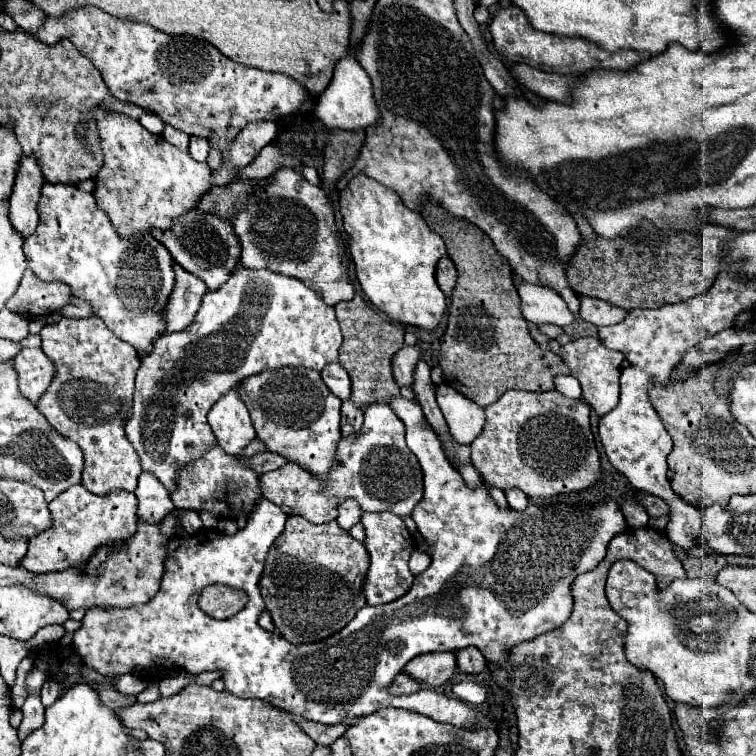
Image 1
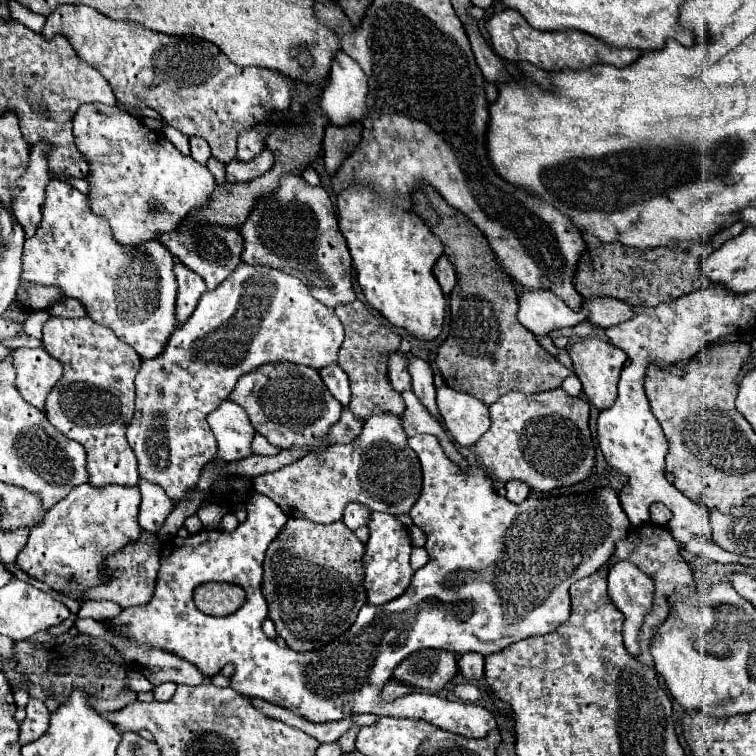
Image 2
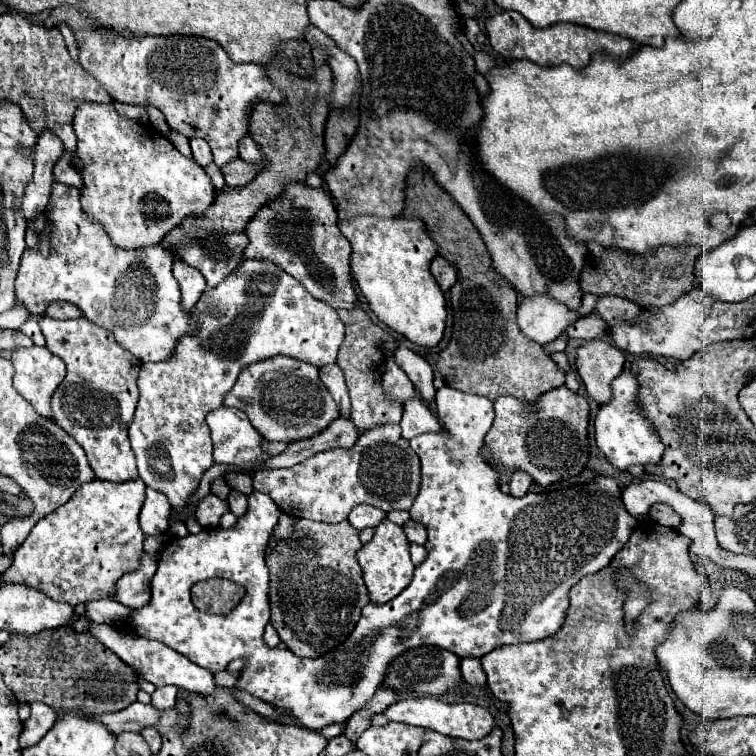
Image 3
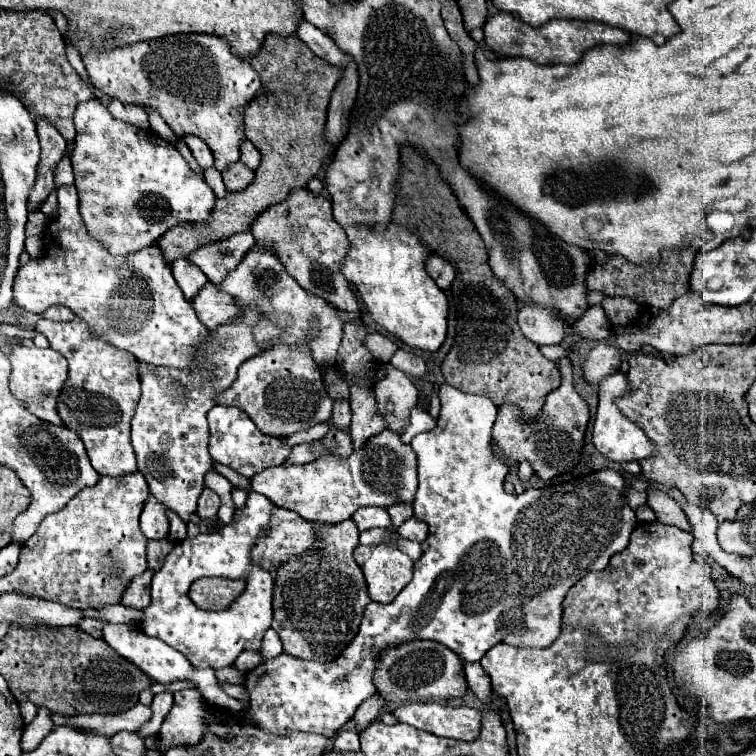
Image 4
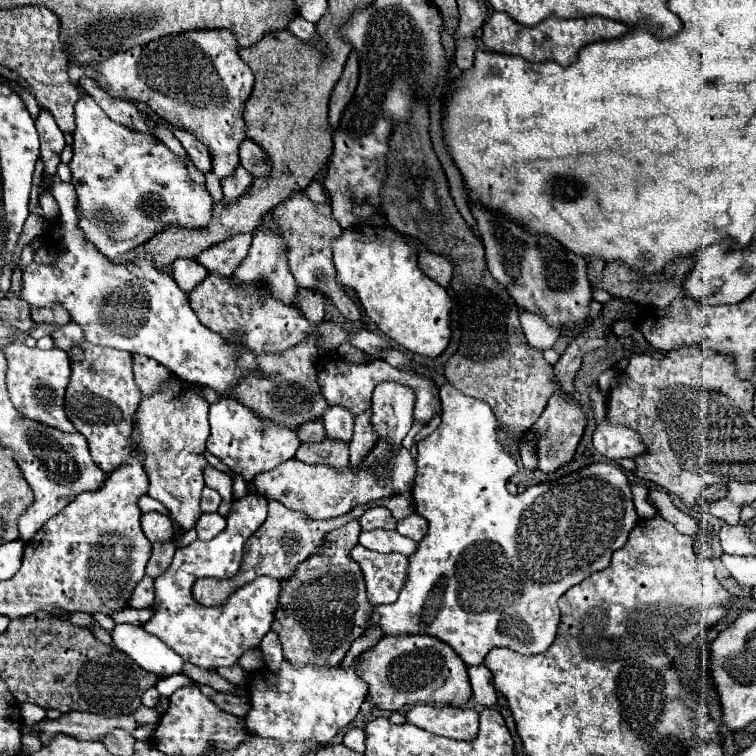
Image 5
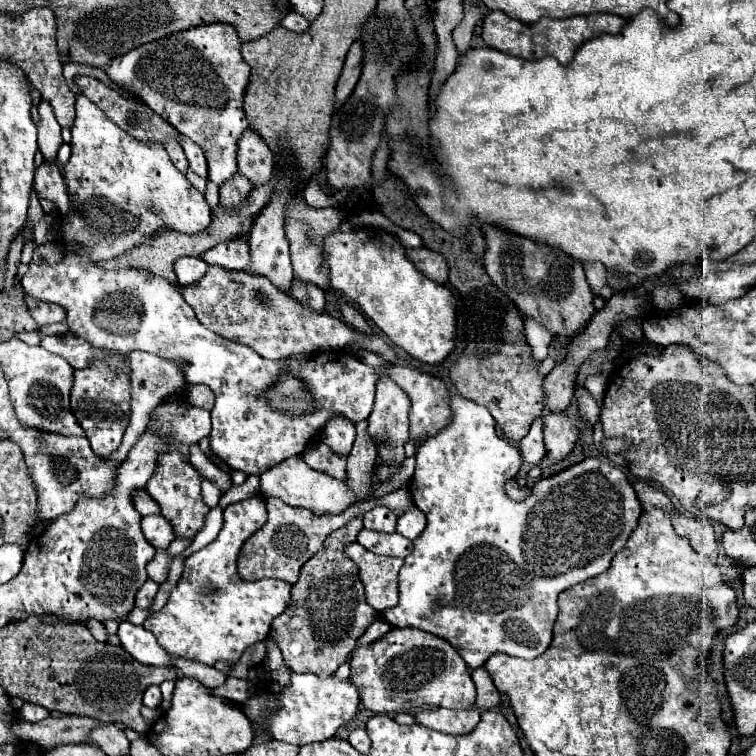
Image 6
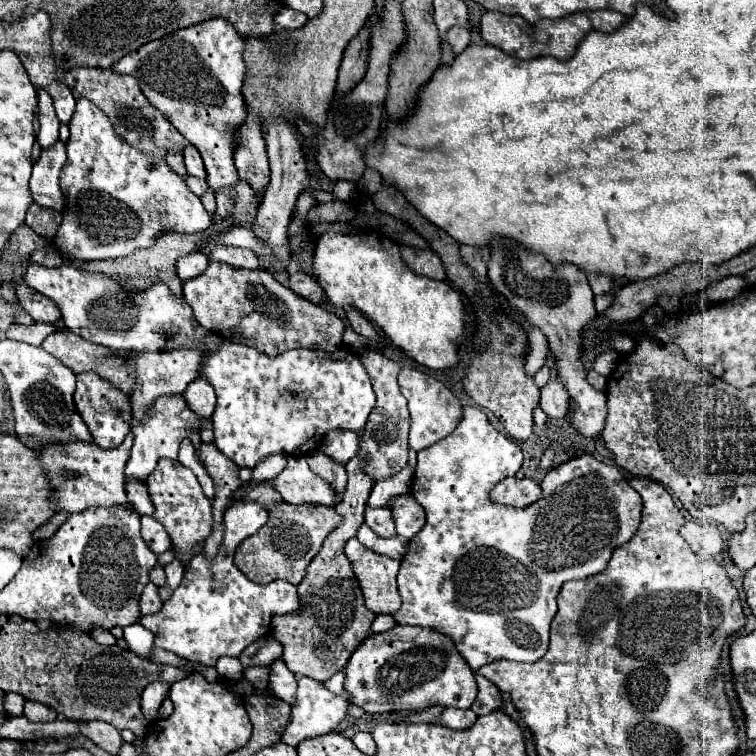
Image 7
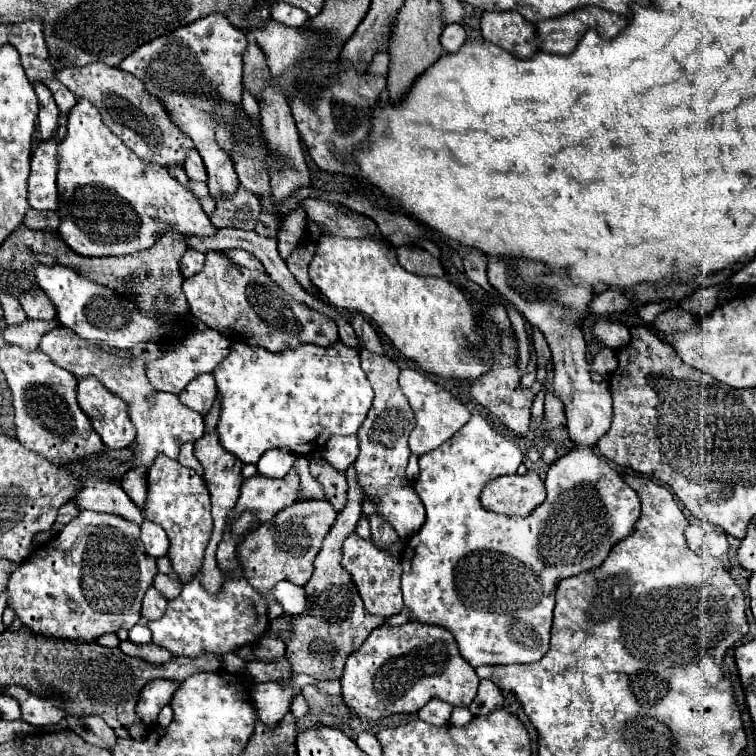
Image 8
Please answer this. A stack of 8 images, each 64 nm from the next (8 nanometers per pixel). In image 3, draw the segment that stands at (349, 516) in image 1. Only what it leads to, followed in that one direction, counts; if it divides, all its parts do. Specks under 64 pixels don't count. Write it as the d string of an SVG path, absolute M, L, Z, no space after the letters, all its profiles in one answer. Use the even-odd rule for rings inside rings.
M354 506L350 510L350 514L348 514L348 522L356 530L362 530L362 528L368 528L368 526L376 526L384 518L386 518L386 514L382 514L380 510L372 508L372 506Z

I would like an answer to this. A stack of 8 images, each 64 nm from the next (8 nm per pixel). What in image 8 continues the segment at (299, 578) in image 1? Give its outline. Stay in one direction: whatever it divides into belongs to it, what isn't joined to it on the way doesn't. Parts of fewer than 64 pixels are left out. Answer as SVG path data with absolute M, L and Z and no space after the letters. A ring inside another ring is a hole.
M354 466L346 470L348 478L348 500L346 506L337 513L336 524L332 532L324 538L322 550L314 560L312 578L306 582L304 592L308 600L308 608L292 616L290 620L290 638L286 640L286 658L294 674L308 674L316 680L334 680L342 676L346 658L356 652L368 634L382 624L380 616L372 616L364 610L362 598L352 584L352 576L342 566L342 542L356 532L356 524L362 518L362 502L364 488L358 482L358 474Z

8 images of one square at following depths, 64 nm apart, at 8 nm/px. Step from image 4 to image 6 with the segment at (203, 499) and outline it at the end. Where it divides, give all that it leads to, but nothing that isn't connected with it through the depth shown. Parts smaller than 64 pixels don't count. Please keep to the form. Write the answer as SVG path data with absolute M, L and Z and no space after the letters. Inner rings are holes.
M202 480L202 496L204 496L204 504L206 504L208 508L216 508L222 492L220 492L212 482Z

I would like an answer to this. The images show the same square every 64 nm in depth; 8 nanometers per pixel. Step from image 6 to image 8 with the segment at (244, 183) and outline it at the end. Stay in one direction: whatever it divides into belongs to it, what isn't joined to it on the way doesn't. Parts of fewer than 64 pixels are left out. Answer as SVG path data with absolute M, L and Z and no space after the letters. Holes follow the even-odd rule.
M240 186L234 194L216 200L216 210L210 216L210 220L216 228L232 226L232 228L254 230L254 226L258 224L258 214L260 214L258 196Z

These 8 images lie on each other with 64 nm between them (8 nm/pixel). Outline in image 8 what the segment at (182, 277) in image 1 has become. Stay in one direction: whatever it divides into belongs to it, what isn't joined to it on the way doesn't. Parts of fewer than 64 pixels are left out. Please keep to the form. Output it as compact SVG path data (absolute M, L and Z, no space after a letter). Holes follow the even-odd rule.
M188 250L182 260L180 260L180 272L184 278L190 278L194 274L198 274L202 268L204 268L204 262L206 262L206 254L198 252L198 250Z

